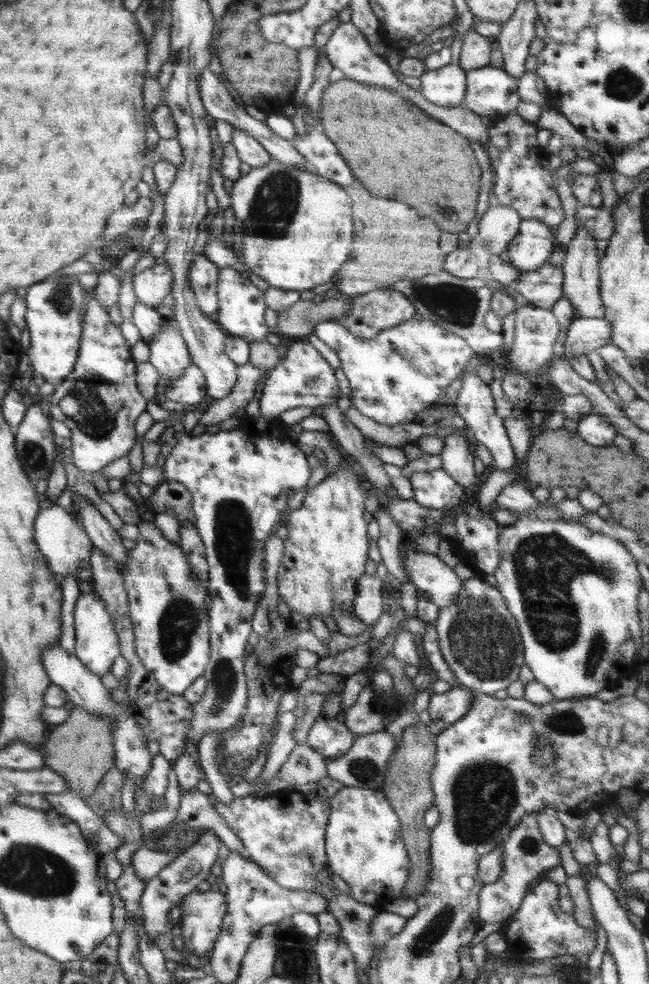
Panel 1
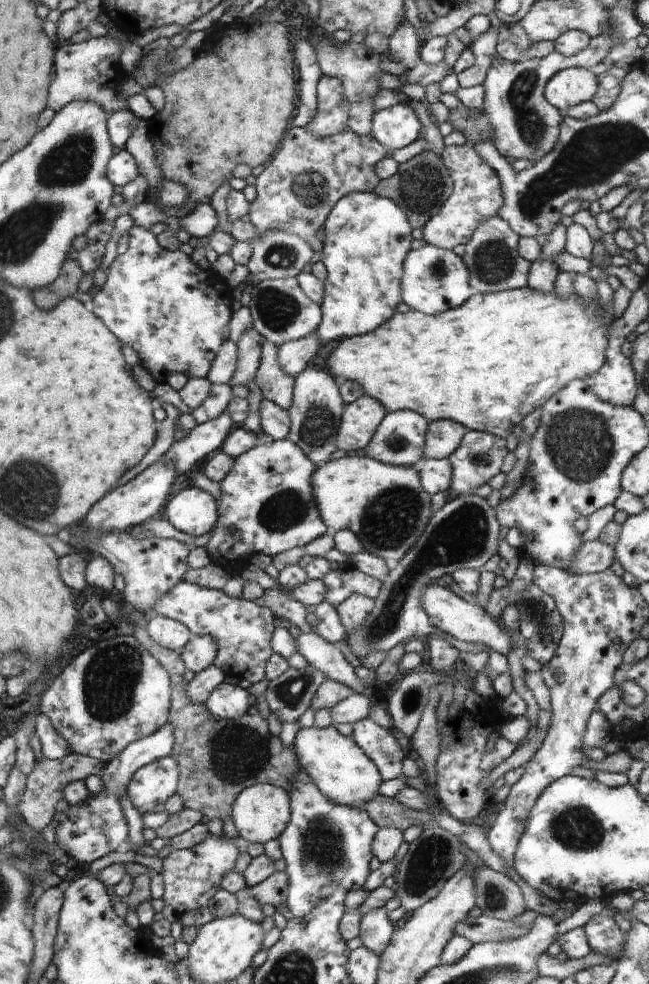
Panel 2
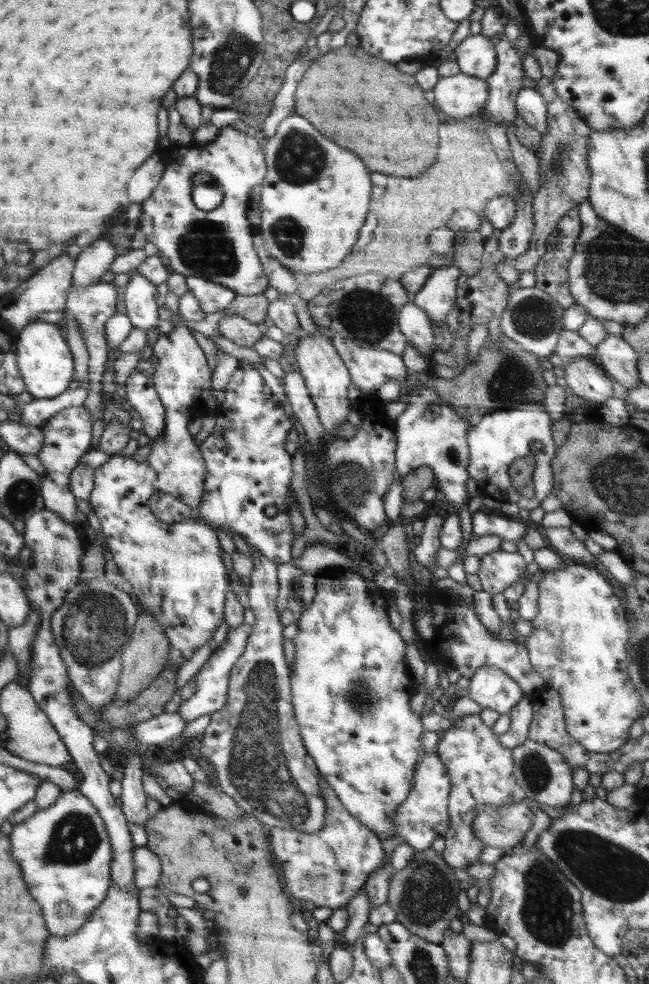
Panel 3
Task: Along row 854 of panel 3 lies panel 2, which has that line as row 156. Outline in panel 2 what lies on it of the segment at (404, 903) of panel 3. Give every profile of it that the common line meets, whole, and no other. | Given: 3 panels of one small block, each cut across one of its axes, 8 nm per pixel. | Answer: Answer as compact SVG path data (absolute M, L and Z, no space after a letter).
M428 148L406 162L400 163L396 174L387 179L380 179L373 190L378 196L395 202L407 216L413 229L423 229L424 225L438 214L439 208L442 208L452 191L453 180L448 167L435 150Z

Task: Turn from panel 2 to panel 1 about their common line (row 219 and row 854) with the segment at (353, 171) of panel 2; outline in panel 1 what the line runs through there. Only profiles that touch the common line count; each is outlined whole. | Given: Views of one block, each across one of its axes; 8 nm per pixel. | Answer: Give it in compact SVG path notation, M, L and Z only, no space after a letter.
M309 790L304 800L298 800L294 794L292 806L280 798L263 798L256 794L234 797L228 805L220 803L210 795L210 802L220 818L240 838L246 848L246 856L254 861L266 874L284 888L284 890L298 890L310 892L316 886L316 876L320 878L322 886L330 886L332 879L328 875L324 864L328 866L325 851L325 830L330 814L330 800Z

